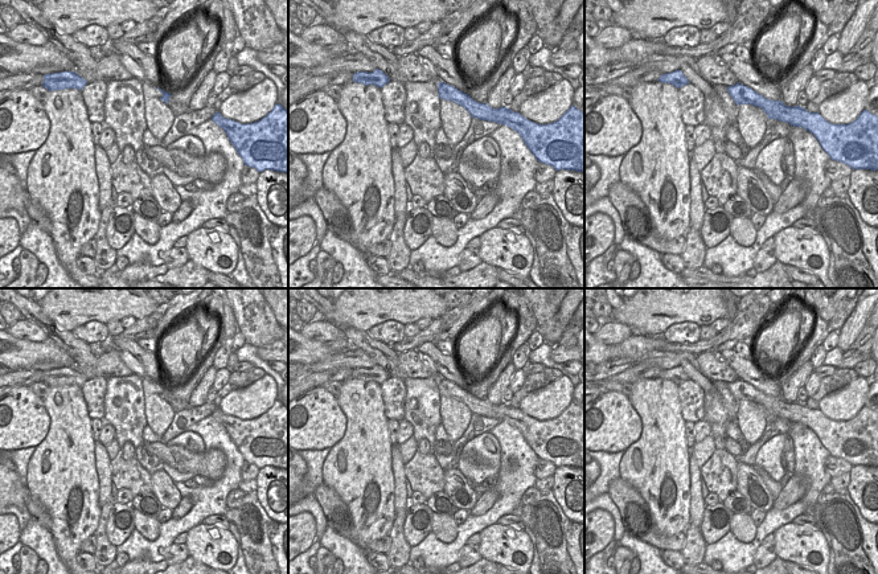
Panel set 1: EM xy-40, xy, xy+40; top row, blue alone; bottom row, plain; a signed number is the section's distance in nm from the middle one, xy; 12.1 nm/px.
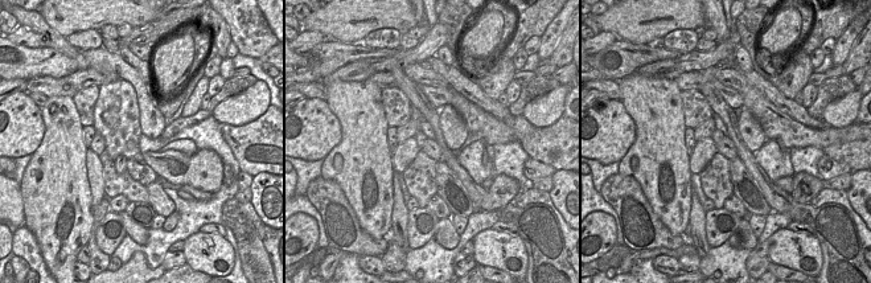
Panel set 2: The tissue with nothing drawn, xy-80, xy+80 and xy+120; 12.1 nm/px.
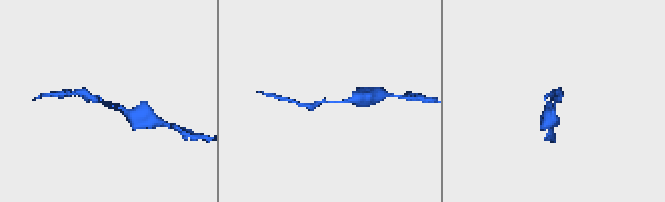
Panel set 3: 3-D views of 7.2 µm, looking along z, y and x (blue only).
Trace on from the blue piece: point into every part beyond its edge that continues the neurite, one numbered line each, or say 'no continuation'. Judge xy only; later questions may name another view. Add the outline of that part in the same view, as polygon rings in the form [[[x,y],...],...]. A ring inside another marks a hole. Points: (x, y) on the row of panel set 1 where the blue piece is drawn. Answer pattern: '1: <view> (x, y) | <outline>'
no continuation

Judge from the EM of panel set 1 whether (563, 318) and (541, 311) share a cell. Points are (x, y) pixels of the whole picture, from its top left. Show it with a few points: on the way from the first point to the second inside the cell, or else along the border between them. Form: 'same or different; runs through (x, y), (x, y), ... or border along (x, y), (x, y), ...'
different; border along (556, 312), (556, 323), (563, 331)

